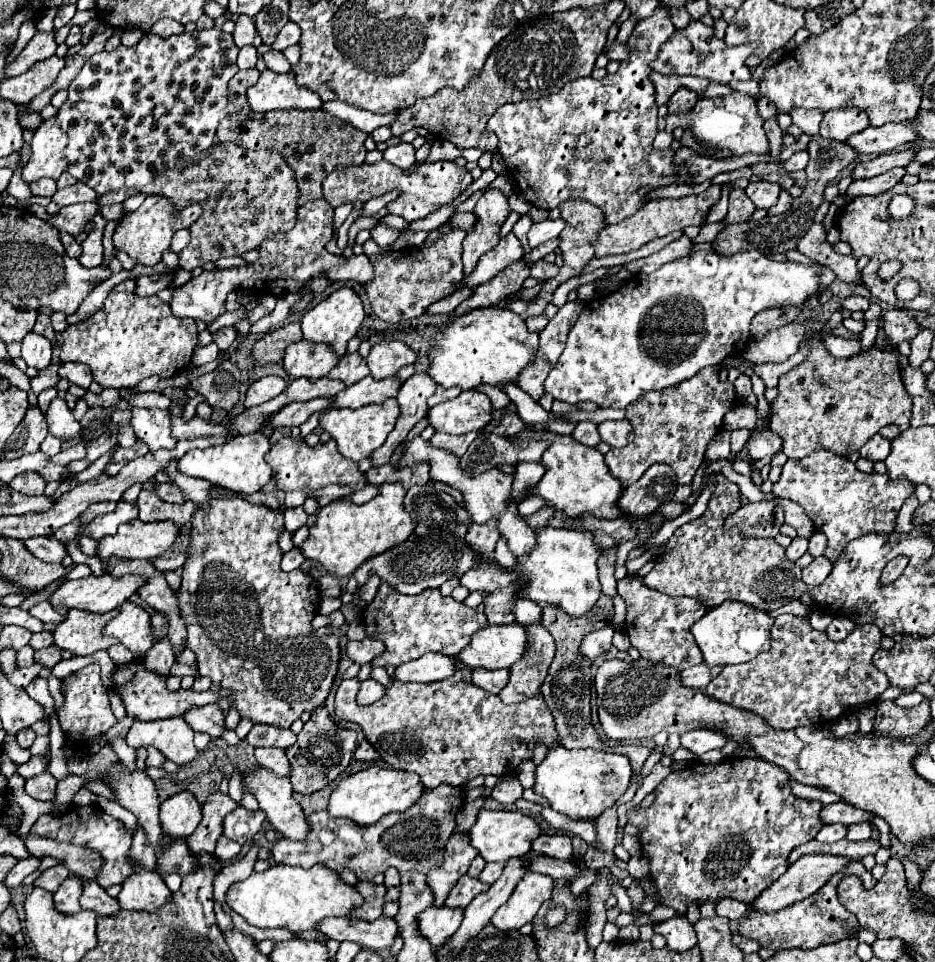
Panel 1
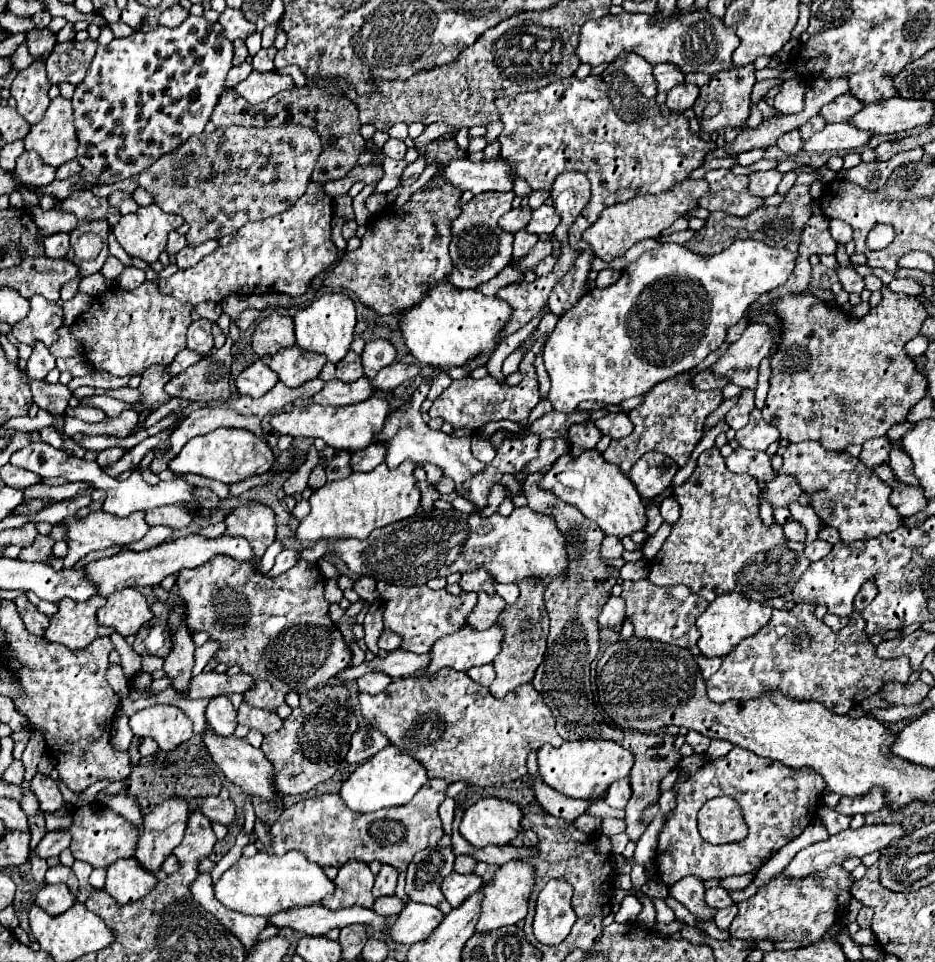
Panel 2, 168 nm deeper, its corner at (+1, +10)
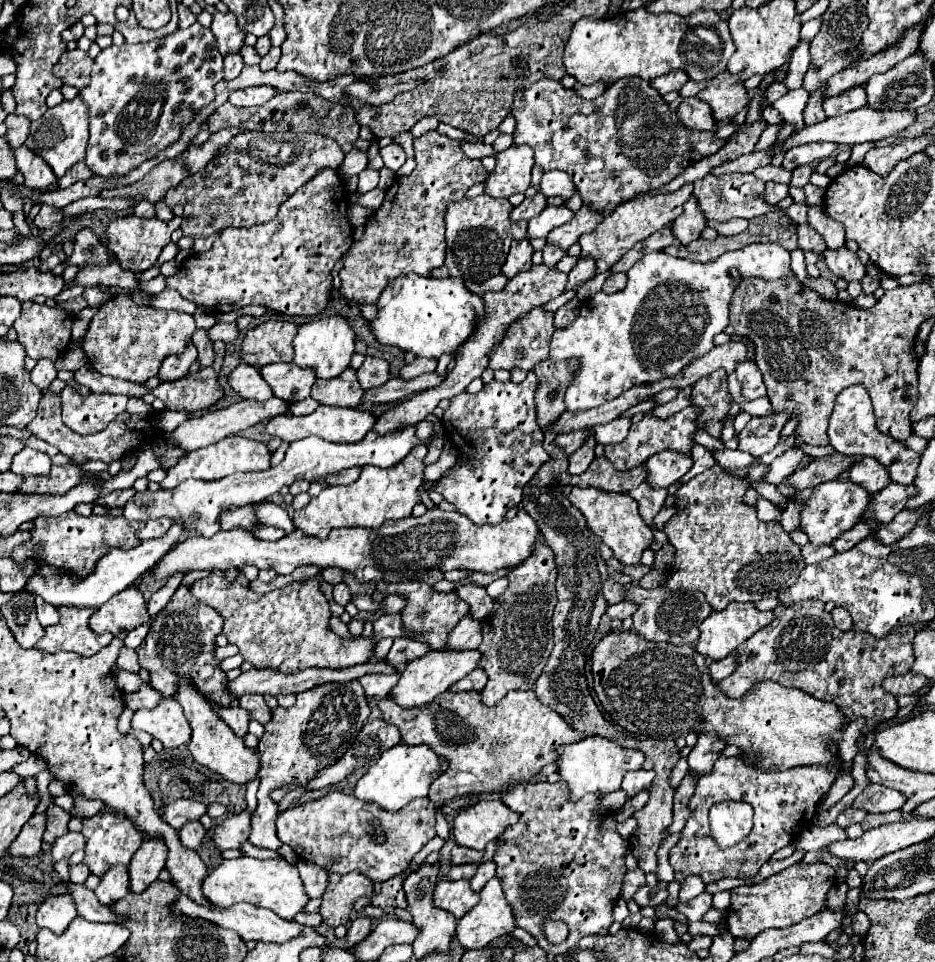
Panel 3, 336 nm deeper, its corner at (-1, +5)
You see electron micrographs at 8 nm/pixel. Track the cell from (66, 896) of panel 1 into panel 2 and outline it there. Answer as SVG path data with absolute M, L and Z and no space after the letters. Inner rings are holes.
M60 883L60 885L44 885L40 893L36 895L36 903L50 915L60 915L66 909L74 905L76 897L72 895L70 887Z

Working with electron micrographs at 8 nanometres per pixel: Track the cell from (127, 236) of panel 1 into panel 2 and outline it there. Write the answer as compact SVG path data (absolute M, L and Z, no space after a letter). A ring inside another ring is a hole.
M152 203L140 207L132 215L122 215L112 231L130 257L154 263L166 247L168 233L178 229L182 223L184 219L180 215L164 213L156 203Z

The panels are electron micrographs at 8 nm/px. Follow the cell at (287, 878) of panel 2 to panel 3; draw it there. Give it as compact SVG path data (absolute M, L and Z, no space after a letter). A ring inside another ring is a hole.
M240 856L234 860L222 860L222 864L212 872L208 872L208 876L204 878L202 892L208 898L208 902L216 906L232 906L238 902L248 902L254 906L268 908L284 920L294 918L294 914L304 910L308 902L302 880L298 878L298 868L288 864L284 858L256 860L256 858Z

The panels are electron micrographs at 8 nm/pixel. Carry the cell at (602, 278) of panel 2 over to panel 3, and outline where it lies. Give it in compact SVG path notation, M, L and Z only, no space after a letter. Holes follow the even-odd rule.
M612 274L612 276L608 276L608 280L604 282L604 292L608 292L608 294L612 294L612 292L618 292L618 290L622 290L626 286L626 274Z

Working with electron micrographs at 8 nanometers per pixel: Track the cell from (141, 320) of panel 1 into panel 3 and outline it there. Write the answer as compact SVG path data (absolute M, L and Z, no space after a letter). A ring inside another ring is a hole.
M114 296L110 302L100 306L96 316L92 318L82 348L96 372L144 384L148 378L158 374L160 364L166 356L180 354L186 348L186 342L192 338L194 330L196 324L190 314L156 310L146 304L138 304L134 298Z

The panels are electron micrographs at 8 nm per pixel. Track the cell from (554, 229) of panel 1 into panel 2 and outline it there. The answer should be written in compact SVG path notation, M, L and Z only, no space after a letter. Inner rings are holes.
M542 205L542 207L532 211L532 221L528 223L526 231L528 233L536 233L536 235L540 235L540 233L552 235L552 231L558 227L558 223L560 223L560 217L556 217L554 207Z

